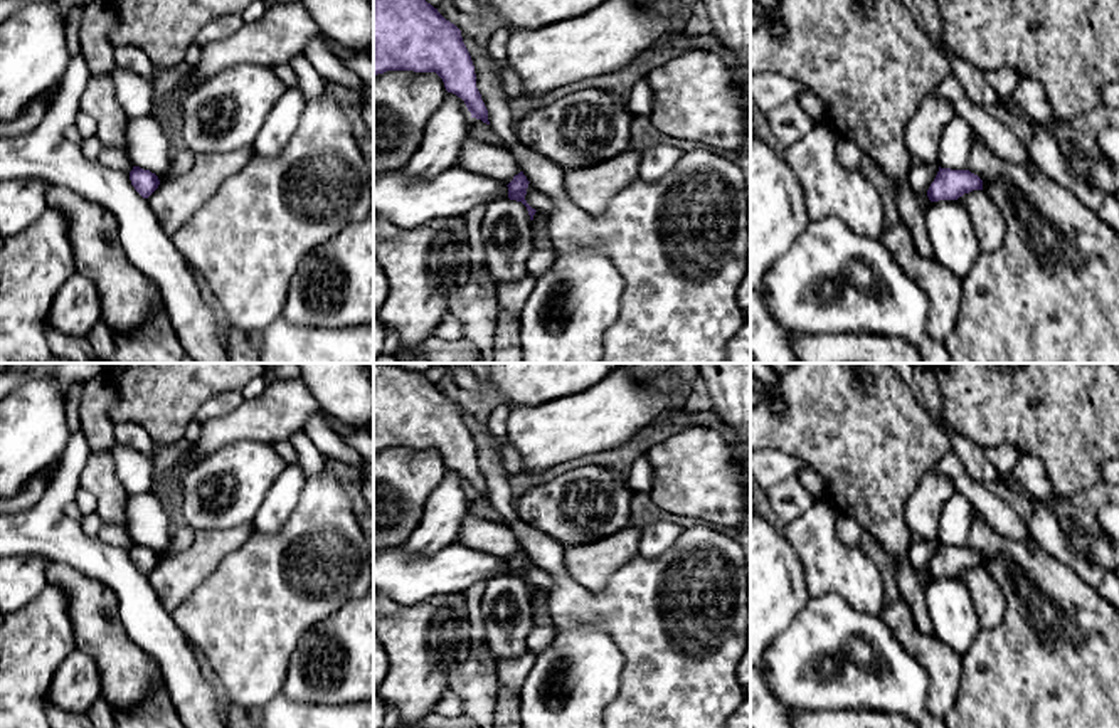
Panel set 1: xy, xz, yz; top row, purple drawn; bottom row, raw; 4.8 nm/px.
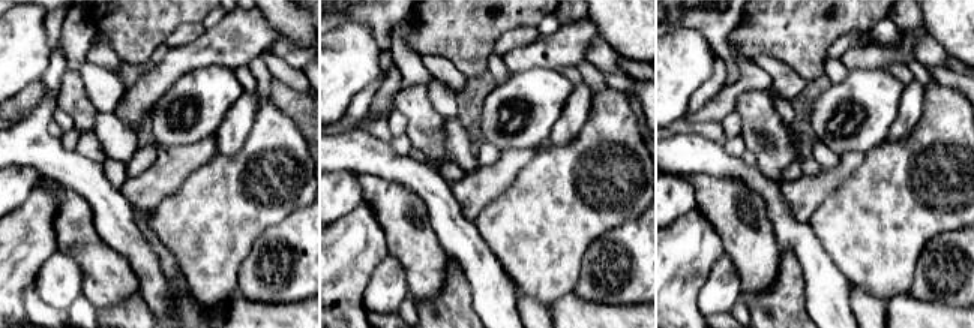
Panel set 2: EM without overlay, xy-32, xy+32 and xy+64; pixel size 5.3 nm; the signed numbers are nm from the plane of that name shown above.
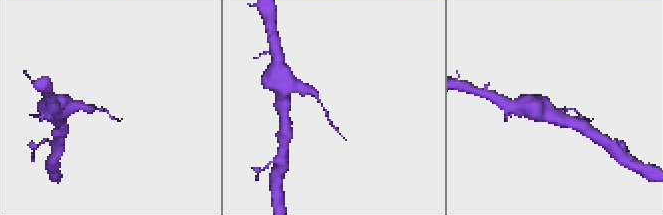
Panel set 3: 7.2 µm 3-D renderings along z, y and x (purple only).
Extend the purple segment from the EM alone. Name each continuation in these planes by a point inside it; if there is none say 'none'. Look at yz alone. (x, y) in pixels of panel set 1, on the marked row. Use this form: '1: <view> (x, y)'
none

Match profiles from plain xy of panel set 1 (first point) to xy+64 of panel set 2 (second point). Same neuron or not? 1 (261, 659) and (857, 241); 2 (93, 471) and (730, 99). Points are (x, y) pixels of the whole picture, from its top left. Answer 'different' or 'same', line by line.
1: same
2: different

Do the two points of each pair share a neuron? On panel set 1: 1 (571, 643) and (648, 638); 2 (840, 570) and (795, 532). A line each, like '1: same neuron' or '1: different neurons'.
1: different neurons
2: same neuron

